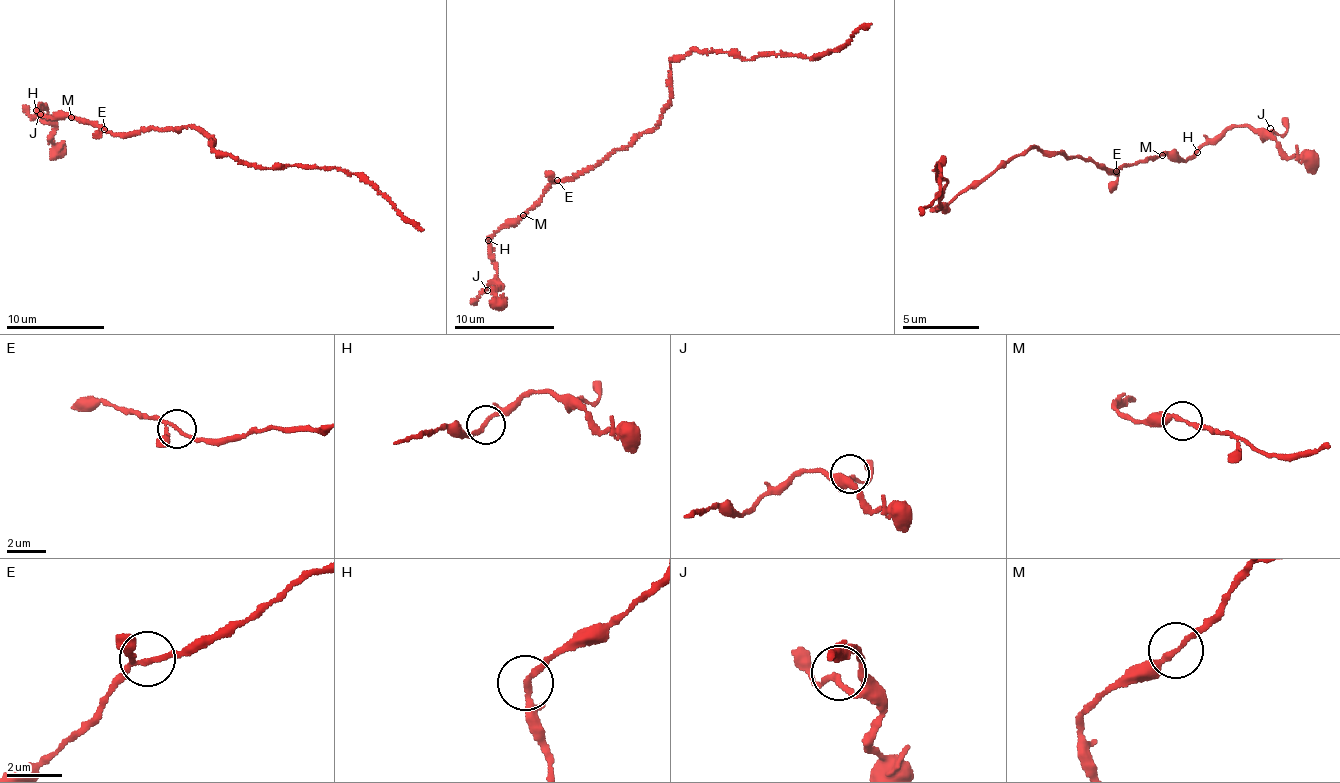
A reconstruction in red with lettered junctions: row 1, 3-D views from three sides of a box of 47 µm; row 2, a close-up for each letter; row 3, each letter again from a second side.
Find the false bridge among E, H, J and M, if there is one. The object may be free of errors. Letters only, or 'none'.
none

